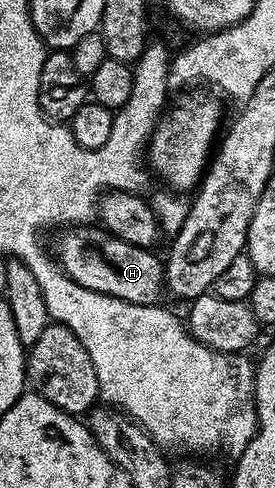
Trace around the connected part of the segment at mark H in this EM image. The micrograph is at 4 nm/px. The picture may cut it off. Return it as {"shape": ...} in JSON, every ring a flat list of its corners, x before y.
{"shape":[[77,225,72,229,65,229,60,232,57,239,57,251,55,258,62,271,69,275,83,289,91,289,95,293,103,293,111,297,119,297,123,301,131,301,135,305,151,307,162,302,161,294,166,294,165,285,165,264,162,256,154,253,150,248,131,245,119,237,109,234,108,231,97,225]]}

